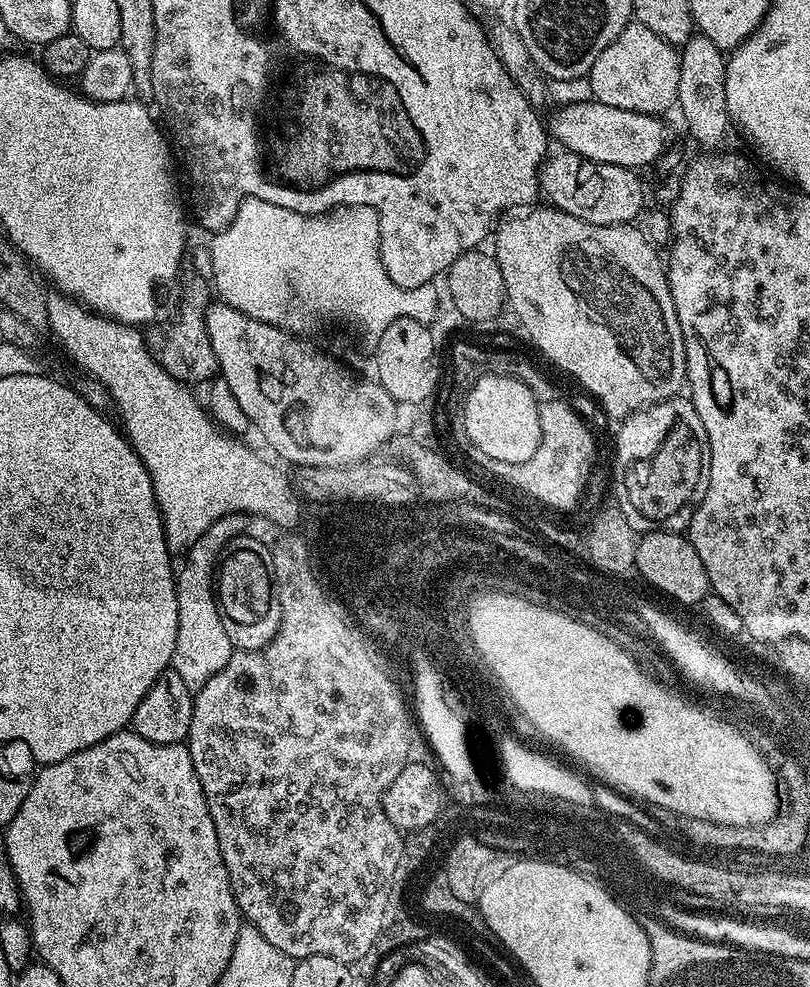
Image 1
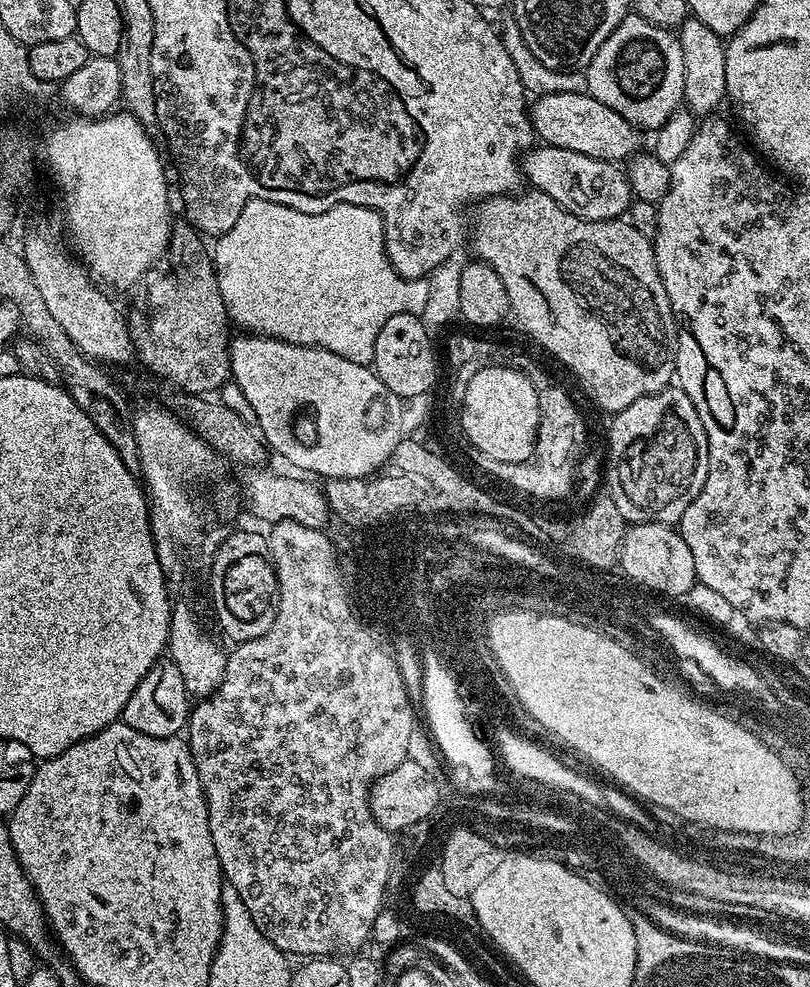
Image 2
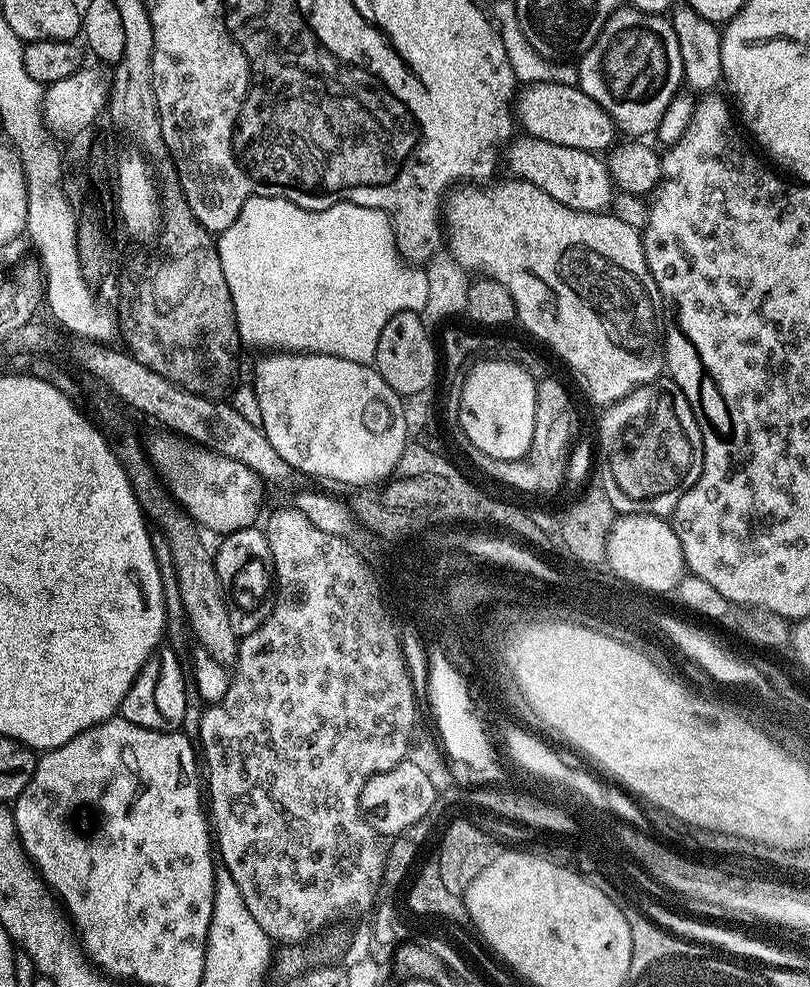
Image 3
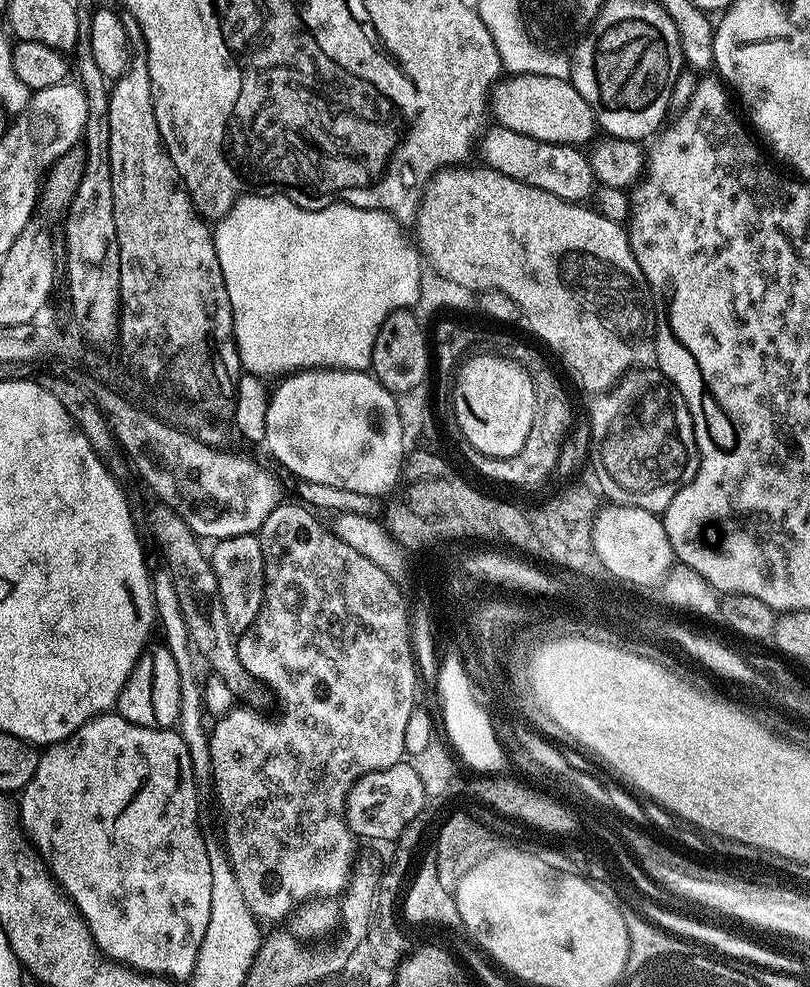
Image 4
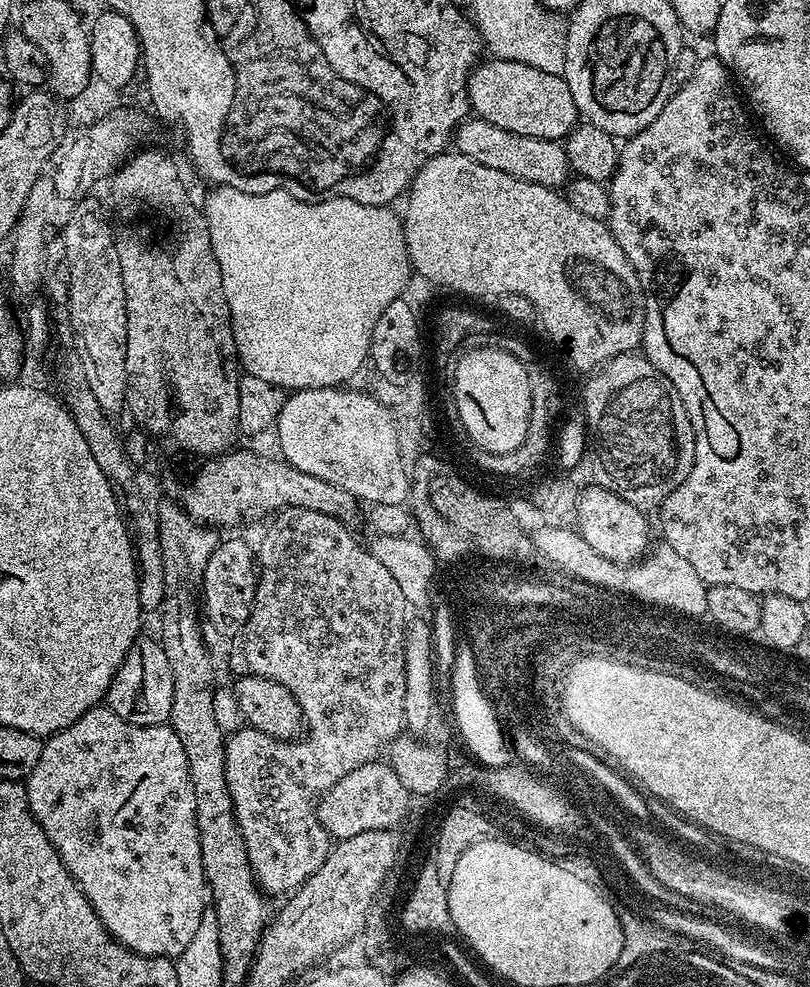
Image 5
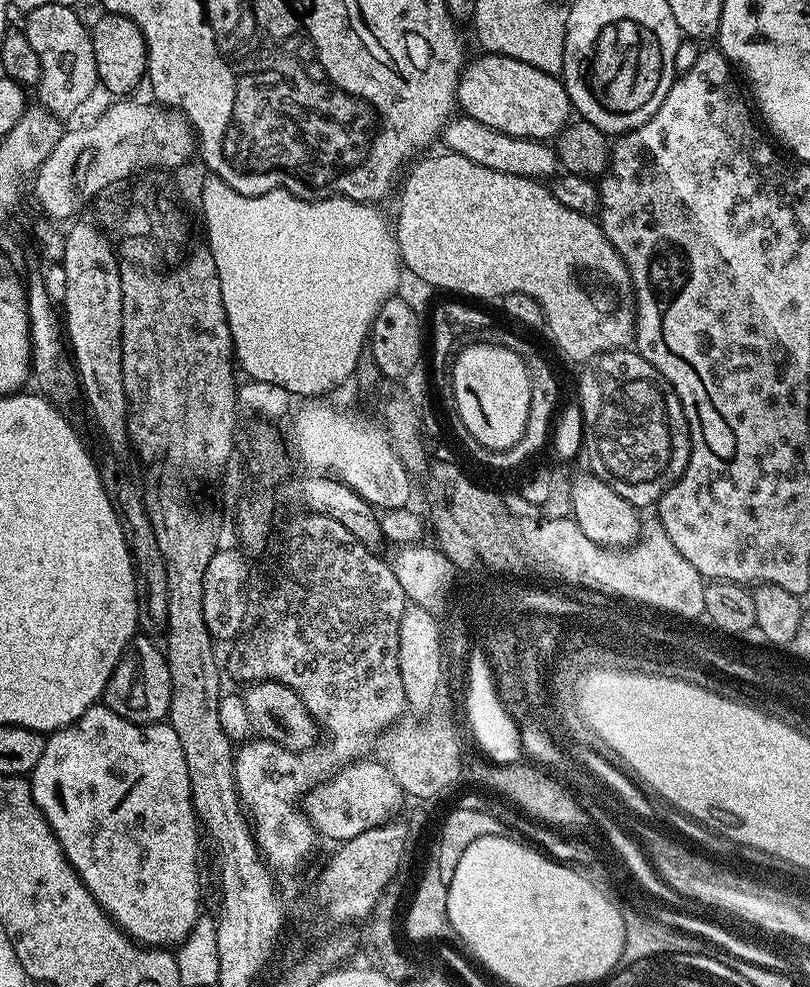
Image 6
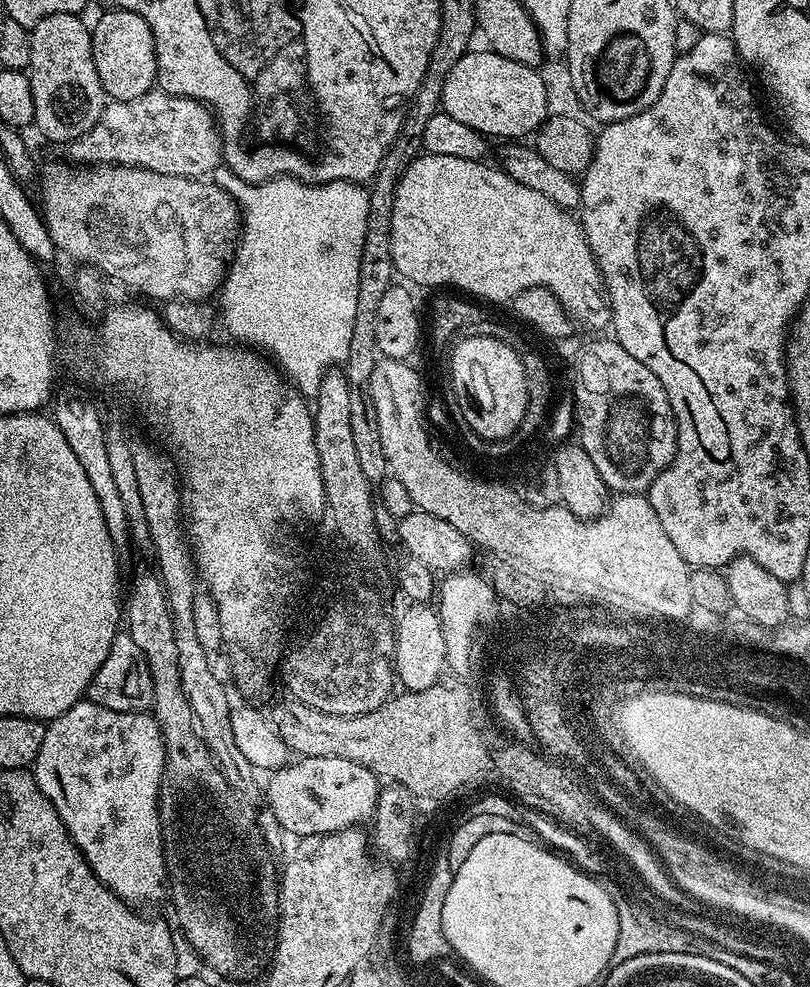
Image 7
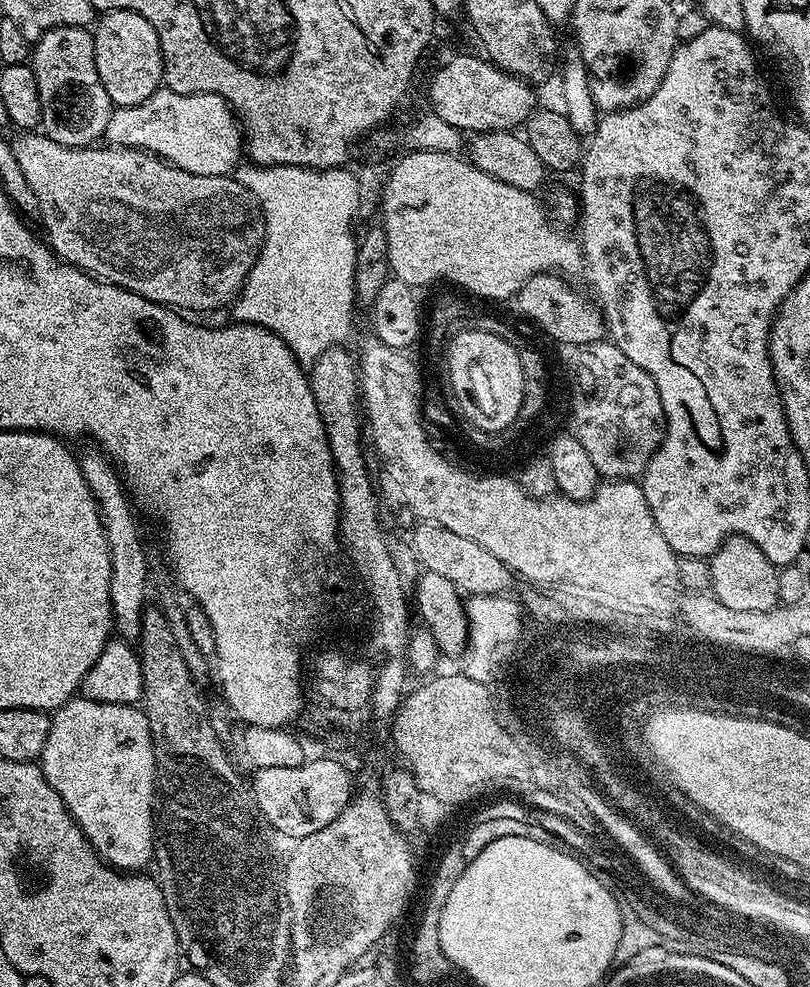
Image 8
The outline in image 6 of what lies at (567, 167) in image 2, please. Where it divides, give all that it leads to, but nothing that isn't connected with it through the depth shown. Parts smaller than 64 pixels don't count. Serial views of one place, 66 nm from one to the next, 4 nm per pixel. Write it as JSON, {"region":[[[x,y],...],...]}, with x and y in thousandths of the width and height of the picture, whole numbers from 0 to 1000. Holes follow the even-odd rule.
{"region":[[[572,116],[564,117],[562,120],[554,120],[552,124],[547,127],[541,137],[542,145],[548,145],[547,148],[554,154],[564,154],[567,158],[570,160],[580,160],[580,164],[585,164],[590,168],[600,168],[605,172],[615,172],[620,176],[635,176],[636,178],[654,178],[658,180],[673,180],[672,178],[680,179],[685,177],[689,172],[689,165],[686,159],[686,153],[683,149],[679,149],[675,145],[668,144],[665,142],[654,142],[644,138],[631,138],[630,136],[620,136],[615,132],[610,132],[605,128],[595,128],[595,124],[590,124],[588,120],[580,120],[579,118],[574,118]]]}

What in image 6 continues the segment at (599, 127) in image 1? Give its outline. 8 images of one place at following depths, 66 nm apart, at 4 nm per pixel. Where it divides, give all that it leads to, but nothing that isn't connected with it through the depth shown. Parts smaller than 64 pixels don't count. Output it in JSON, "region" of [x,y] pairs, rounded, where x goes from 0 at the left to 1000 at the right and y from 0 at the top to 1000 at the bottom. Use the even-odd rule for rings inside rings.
{"region":[[[593,55],[589,61],[581,61],[572,66],[563,82],[563,104],[572,117],[588,120],[595,128],[605,128],[620,136],[668,144],[683,139],[702,125],[709,110],[695,80],[672,74],[640,59]]]}

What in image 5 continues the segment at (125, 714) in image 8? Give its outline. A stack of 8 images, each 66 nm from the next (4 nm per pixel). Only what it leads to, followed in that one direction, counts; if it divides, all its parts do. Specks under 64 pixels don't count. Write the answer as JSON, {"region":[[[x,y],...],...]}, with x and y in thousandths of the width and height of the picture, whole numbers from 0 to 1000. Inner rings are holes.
{"region":[[[131,715],[112,717],[101,727],[96,727],[75,742],[67,742],[54,750],[52,768],[47,768],[47,776],[35,785],[32,791],[35,812],[42,829],[52,837],[57,849],[72,861],[81,881],[96,894],[96,898],[106,906],[106,910],[116,918],[128,941],[143,951],[147,956],[154,956],[162,965],[177,969],[205,969],[216,971],[235,958],[240,946],[244,942],[244,934],[254,921],[254,893],[251,877],[251,863],[247,860],[247,845],[242,837],[242,819],[240,802],[236,799],[235,781],[231,779],[230,763],[221,751],[221,744],[207,734],[190,736],[170,736],[165,732],[156,732],[146,727]]]}

